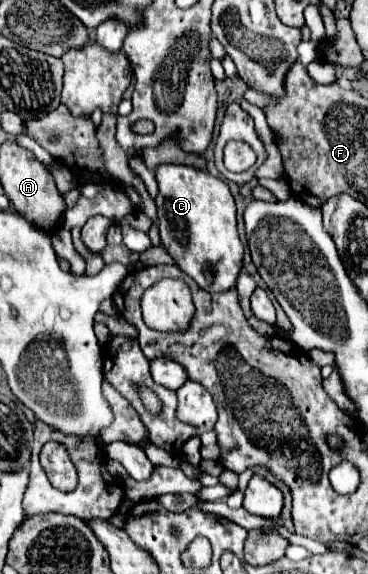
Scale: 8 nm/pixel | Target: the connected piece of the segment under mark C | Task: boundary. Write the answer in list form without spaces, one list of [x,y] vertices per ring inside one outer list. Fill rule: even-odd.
[[[163,164],[155,170],[159,194],[161,244],[177,260],[177,266],[207,292],[225,292],[235,286],[243,268],[243,244],[237,234],[237,208],[229,186],[207,170],[185,164]]]

